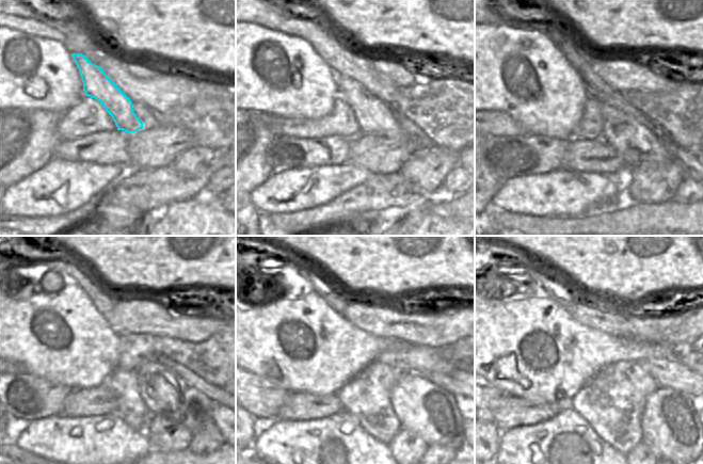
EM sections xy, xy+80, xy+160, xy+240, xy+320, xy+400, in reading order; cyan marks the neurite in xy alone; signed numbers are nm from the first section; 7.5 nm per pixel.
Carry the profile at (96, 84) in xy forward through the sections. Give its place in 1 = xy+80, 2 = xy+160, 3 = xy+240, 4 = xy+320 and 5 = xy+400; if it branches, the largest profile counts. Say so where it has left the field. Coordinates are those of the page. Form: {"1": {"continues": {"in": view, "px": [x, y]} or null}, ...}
{"1": {"continues": {"in": "xy+80", "px": [373, 116]}}, "2": {"continues": {"in": "xy+160", "px": [635, 144]}}, "3": {"continues": {"in": "xy+240", "px": [163, 392]}}, "4": {"continues": {"in": "xy+320", "px": [421, 406]}}, "5": {"continues": {"in": "xy+400", "px": [671, 428]}}}

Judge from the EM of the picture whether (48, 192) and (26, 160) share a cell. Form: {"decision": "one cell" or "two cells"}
{"decision": "two cells"}

